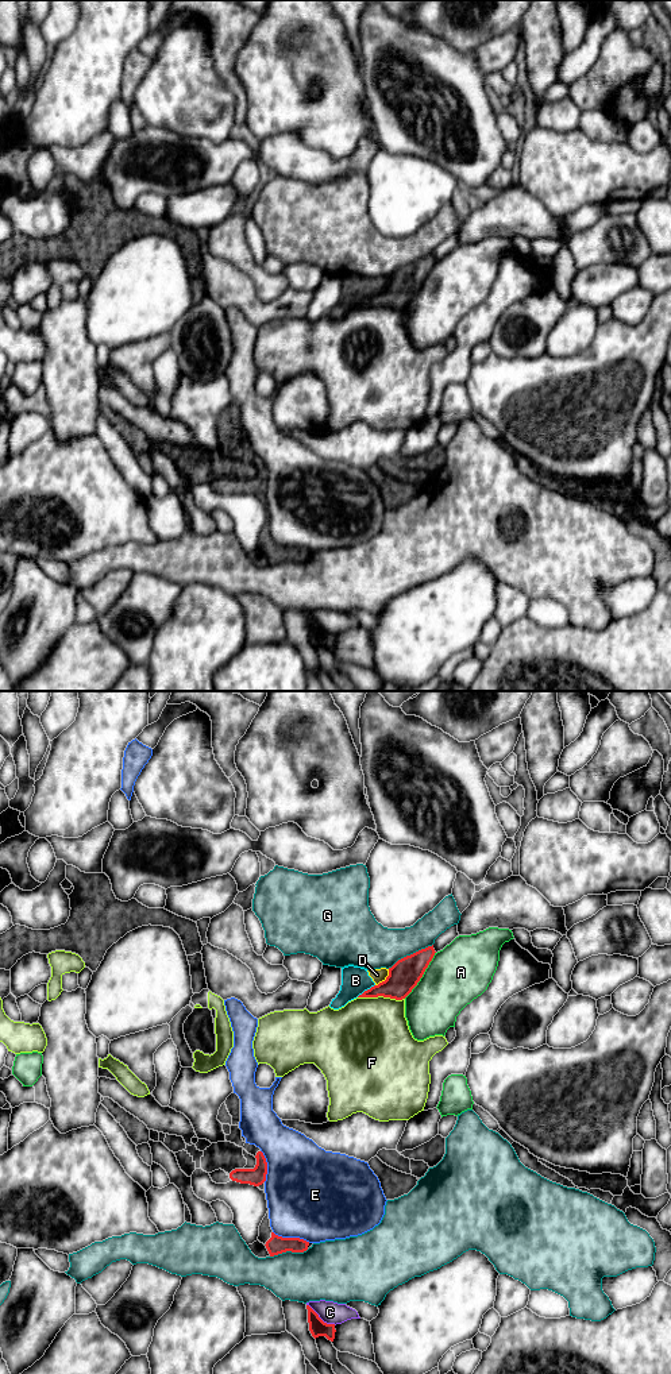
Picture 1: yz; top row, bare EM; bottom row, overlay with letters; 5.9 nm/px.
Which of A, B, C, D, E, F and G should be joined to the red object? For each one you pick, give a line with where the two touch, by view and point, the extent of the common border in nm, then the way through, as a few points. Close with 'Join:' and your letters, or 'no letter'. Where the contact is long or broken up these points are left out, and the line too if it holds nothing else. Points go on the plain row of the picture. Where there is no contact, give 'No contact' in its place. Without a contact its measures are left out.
Join: no letter

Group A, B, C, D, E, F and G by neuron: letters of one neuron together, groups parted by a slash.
A / B D / C / E / F / G

